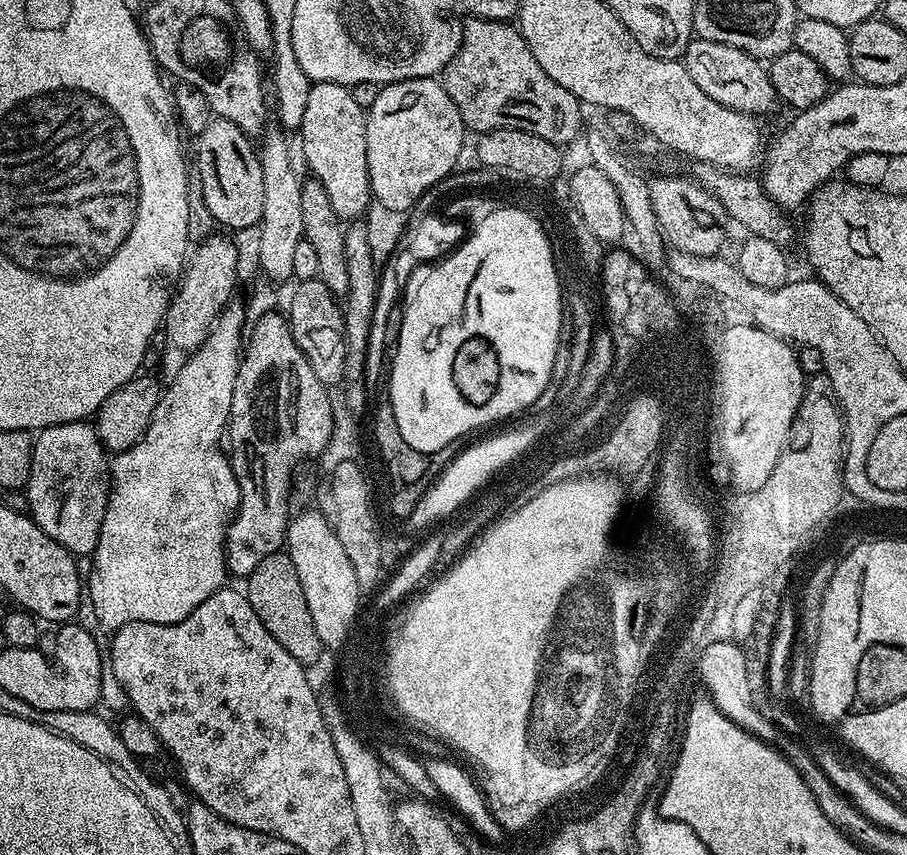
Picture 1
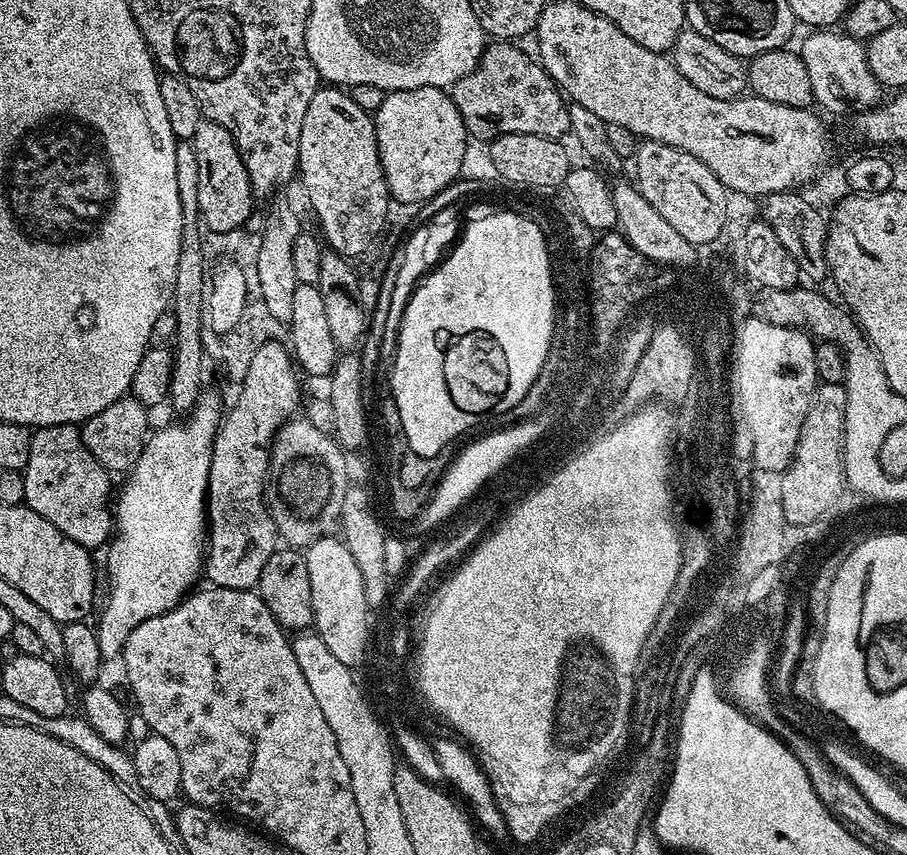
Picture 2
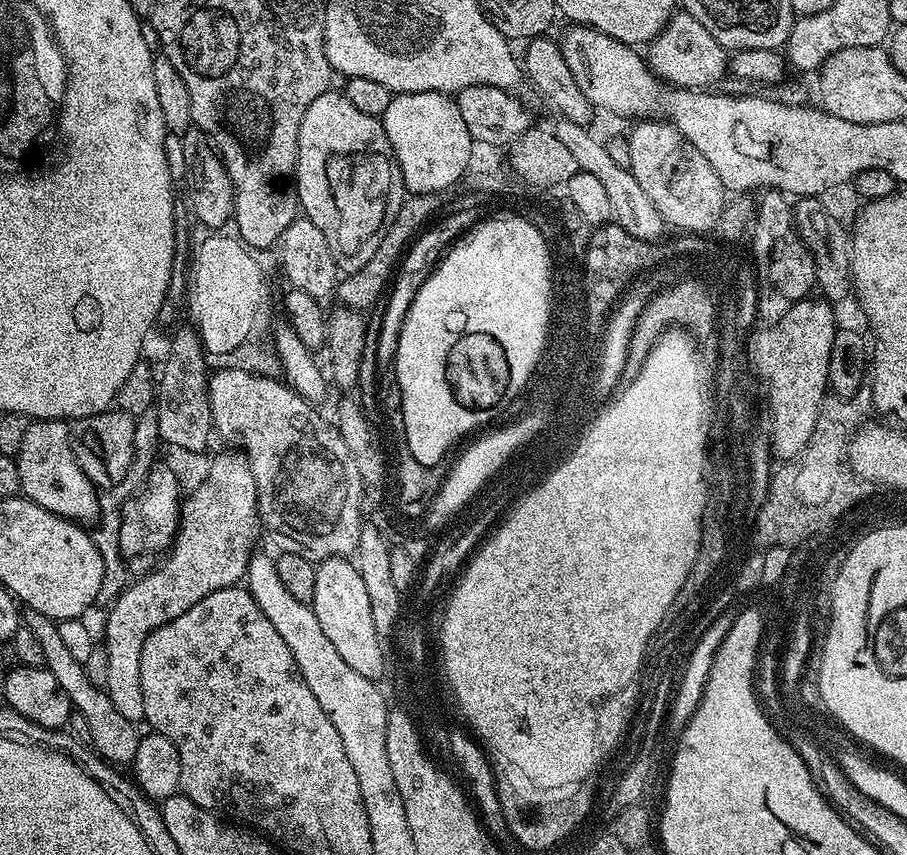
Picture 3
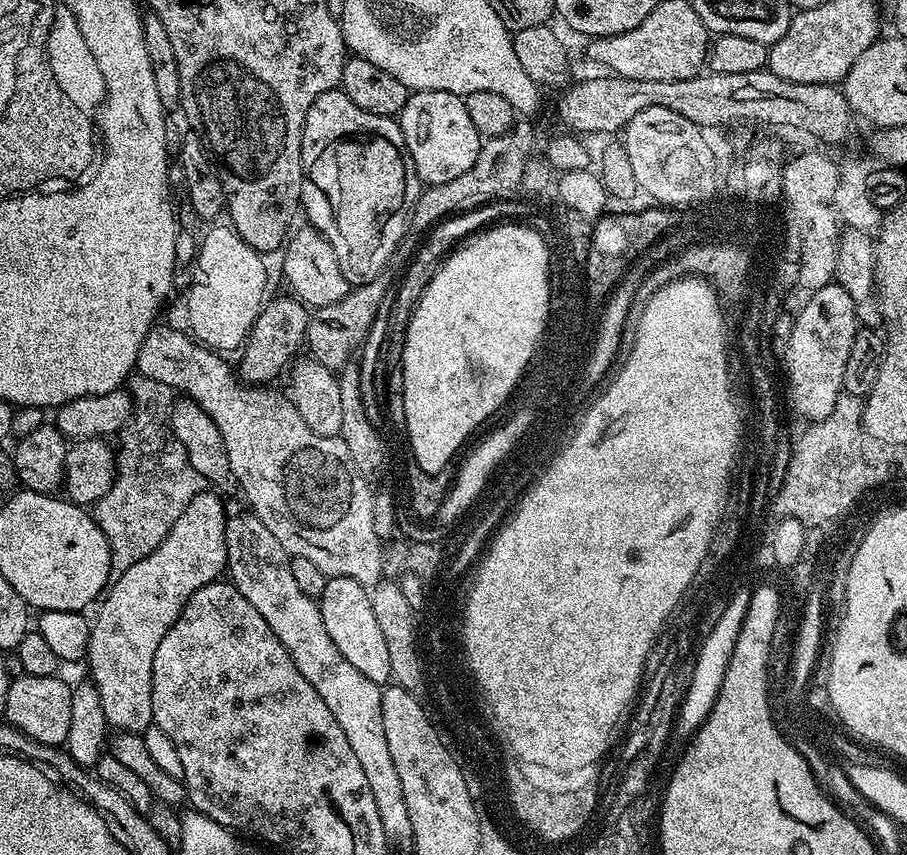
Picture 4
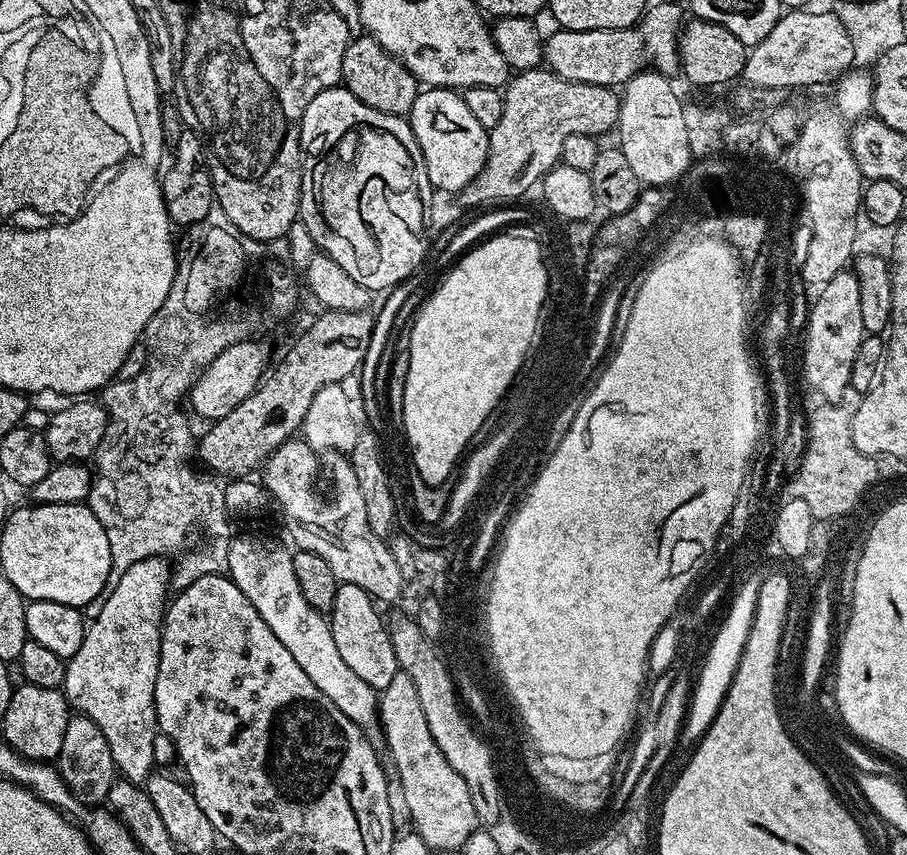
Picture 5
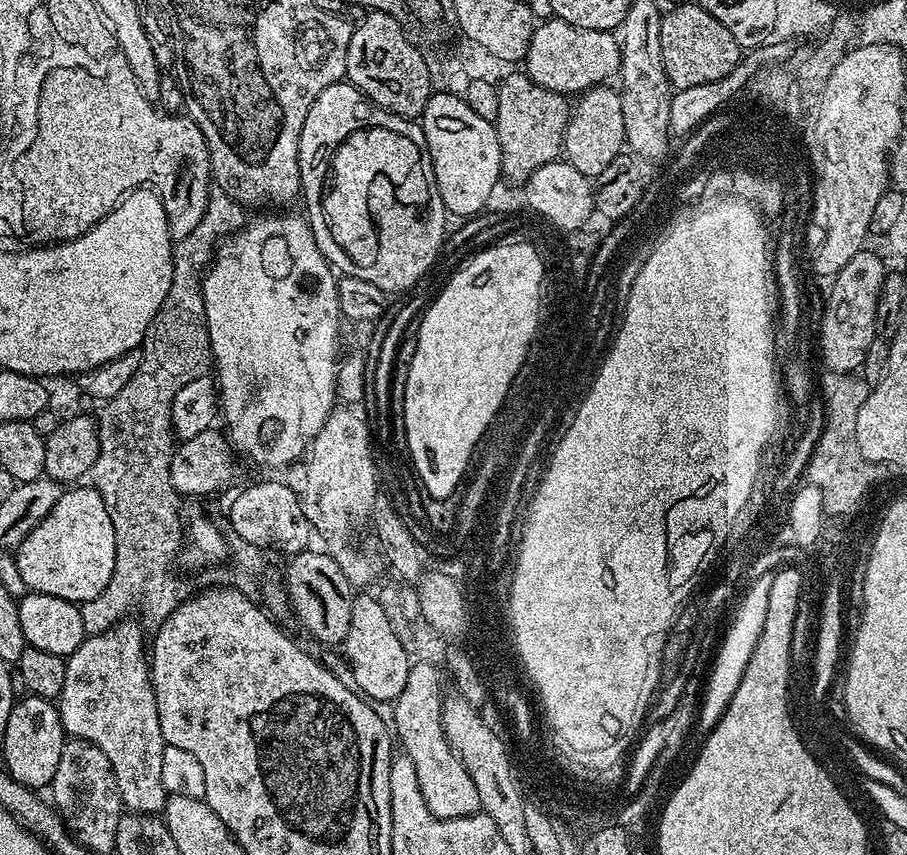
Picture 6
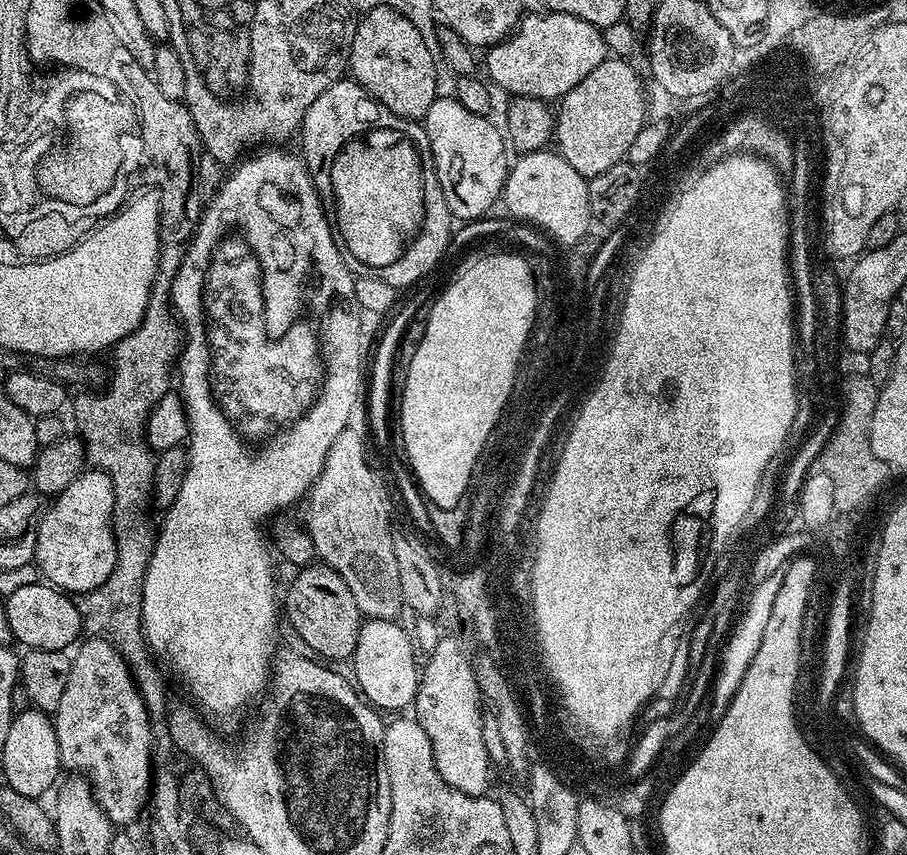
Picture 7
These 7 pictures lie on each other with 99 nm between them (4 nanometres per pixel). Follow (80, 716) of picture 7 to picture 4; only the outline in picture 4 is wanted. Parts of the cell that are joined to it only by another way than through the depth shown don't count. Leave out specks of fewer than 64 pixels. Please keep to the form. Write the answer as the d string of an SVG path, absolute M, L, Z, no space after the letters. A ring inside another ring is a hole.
M203 490L198 493L174 522L165 540L141 561L134 562L130 569L119 573L99 601L100 613L96 620L94 616L91 621L92 633L88 639L86 665L92 671L90 680L102 698L102 710L109 725L121 733L140 734L145 731L144 727L152 724L154 654L162 638L166 638L170 626L174 626L182 614L186 602L190 602L190 598L202 590L202 586L217 583L225 575L228 566L228 516L222 501L215 491Z

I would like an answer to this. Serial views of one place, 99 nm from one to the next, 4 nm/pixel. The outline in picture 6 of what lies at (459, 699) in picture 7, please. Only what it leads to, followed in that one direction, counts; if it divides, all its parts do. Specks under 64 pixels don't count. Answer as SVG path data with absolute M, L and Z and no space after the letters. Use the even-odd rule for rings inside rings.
M409 667L406 686L402 686L402 694L398 694L391 705L390 724L399 747L400 744L404 747L401 748L403 755L410 758L414 774L418 774L418 786L422 790L422 798L426 798L426 806L438 819L449 820L459 816L473 816L481 811L481 807L473 779L448 745L442 730L443 705L444 698L436 690L436 674L432 668Z

